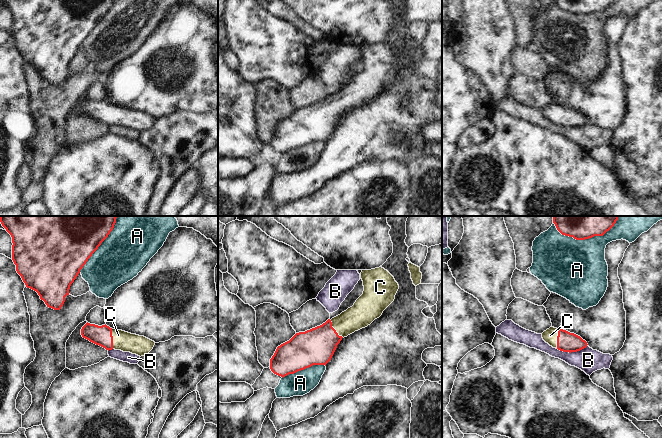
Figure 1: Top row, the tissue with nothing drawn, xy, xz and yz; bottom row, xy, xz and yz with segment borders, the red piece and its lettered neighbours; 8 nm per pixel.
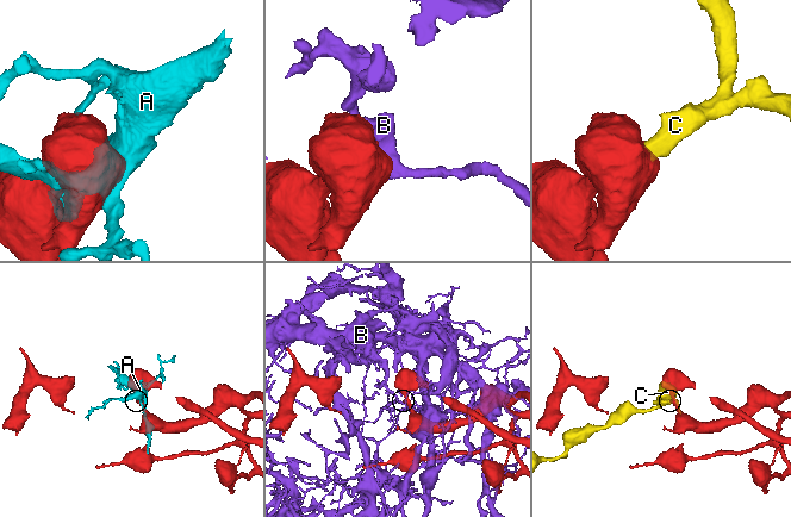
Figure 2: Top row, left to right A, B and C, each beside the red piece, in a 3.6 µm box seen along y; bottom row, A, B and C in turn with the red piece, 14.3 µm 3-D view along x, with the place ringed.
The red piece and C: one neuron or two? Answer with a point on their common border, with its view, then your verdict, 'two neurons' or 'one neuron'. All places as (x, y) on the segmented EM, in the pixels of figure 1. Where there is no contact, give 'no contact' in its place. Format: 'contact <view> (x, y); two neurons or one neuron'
contact xy (112, 339); one neuron

